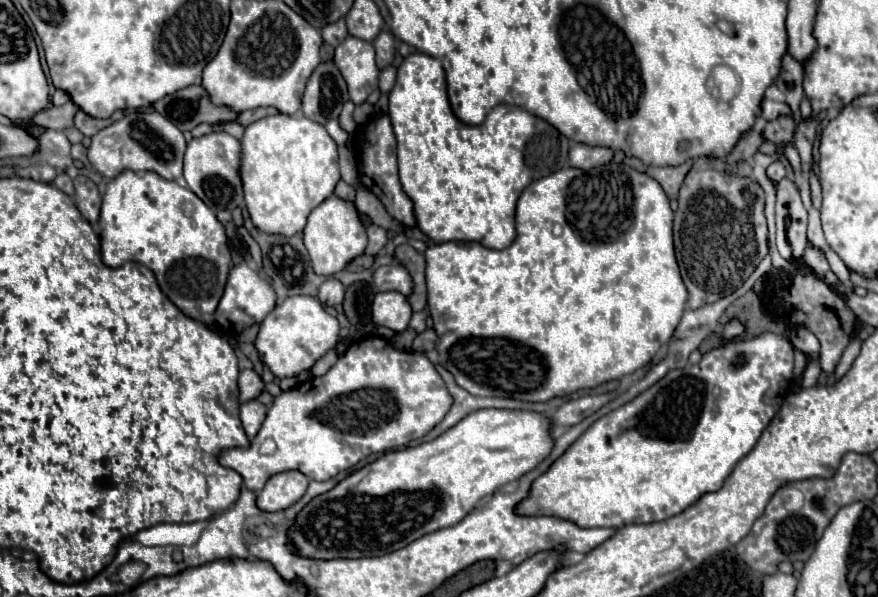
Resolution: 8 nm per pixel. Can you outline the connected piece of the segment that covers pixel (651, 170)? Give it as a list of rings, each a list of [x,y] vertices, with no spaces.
[[[686,160],[686,162],[680,164],[680,166],[666,166],[666,168],[648,166],[646,172],[660,182],[660,186],[666,190],[666,194],[668,194],[670,198],[674,198],[674,196],[678,194],[678,190],[680,190],[680,184],[682,184],[684,176],[688,174],[690,166],[692,166],[692,160]]]

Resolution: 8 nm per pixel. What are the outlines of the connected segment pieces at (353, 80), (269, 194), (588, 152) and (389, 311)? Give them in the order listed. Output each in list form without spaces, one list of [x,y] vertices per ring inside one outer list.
[[[348,36],[336,48],[334,64],[340,68],[354,104],[362,104],[368,94],[378,88],[378,66],[370,42]]]
[[[276,114],[266,116],[250,124],[242,138],[242,182],[244,182],[244,200],[250,212],[254,226],[262,232],[276,232],[282,236],[294,236],[306,226],[308,214],[326,198],[334,194],[334,188],[340,180],[338,172],[338,146],[326,132],[326,128],[314,120],[308,120],[304,114]]]
[[[574,144],[570,148],[568,160],[574,168],[596,168],[596,164],[606,164],[612,160],[614,150],[608,146],[588,146],[588,144]]]
[[[378,292],[372,302],[372,320],[374,324],[388,326],[396,332],[402,332],[412,316],[412,308],[408,304],[408,298],[400,292]]]

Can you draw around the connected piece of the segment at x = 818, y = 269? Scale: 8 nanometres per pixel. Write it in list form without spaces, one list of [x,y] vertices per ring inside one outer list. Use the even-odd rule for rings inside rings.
[[[810,242],[803,254],[803,259],[807,266],[818,276],[823,275],[824,271],[830,270],[830,265],[828,264],[826,257],[819,248],[814,247]]]

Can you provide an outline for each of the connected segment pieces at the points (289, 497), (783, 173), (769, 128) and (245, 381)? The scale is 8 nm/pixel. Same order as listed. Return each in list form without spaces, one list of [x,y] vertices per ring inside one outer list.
[[[282,472],[272,476],[256,498],[262,512],[280,512],[298,502],[308,488],[308,478],[302,472]]]
[[[778,160],[778,162],[772,162],[772,164],[768,166],[766,174],[768,174],[768,178],[772,178],[772,180],[782,180],[782,178],[788,176],[788,168],[786,168],[784,162]]]
[[[782,114],[776,120],[766,122],[762,136],[764,140],[770,140],[774,144],[778,144],[778,148],[782,146],[782,142],[790,142],[794,136],[794,128],[796,128],[796,120],[792,114]]]
[[[242,370],[238,382],[240,382],[240,402],[258,398],[266,388],[264,380],[260,378],[260,374],[256,370]]]

